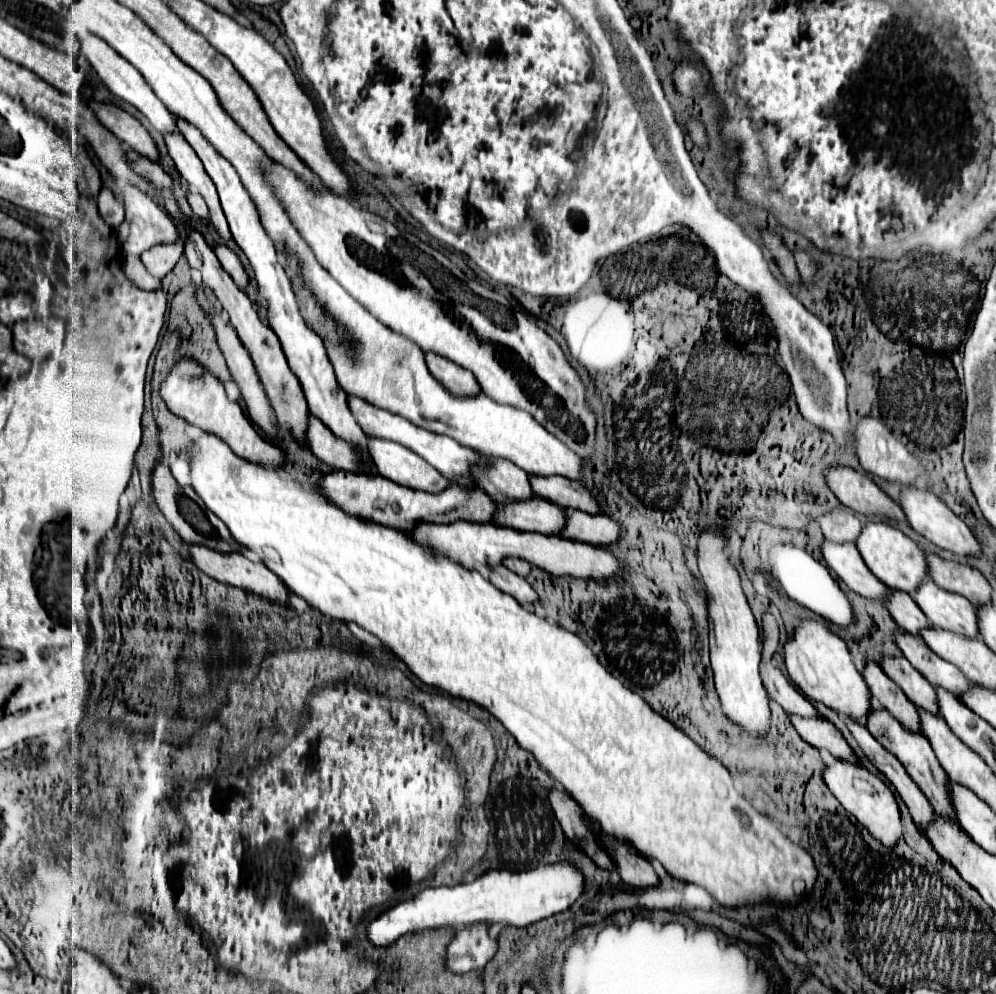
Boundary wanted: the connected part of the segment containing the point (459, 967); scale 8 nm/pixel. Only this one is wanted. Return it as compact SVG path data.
M471 928L471 932L453 932L453 938L445 950L445 968L451 974L481 972L485 964L495 956L495 950L497 950L497 940L489 934L489 928Z

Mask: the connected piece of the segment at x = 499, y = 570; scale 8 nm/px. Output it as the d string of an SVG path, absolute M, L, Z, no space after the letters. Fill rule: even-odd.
M501 564L493 570L493 574L489 574L489 580L501 590L501 592L507 592L511 594L519 604L537 604L539 602L539 596L537 592L533 590L533 586L519 574L503 568Z

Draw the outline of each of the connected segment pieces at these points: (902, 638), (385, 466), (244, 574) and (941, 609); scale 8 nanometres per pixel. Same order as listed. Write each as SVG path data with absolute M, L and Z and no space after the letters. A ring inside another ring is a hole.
M895 630L893 632L895 642L899 646L899 650L903 652L903 656L931 682L931 684L939 684L943 688L947 688L949 692L955 694L955 688L963 688L963 684L967 684L967 678L959 672L957 666L953 666L951 662L943 660L941 656L937 656L917 634L905 632L905 630Z
M369 438L369 452L375 460L377 472L397 484L407 484L409 488L419 488L431 494L449 486L447 478L443 478L427 460L399 442Z
M183 542L183 552L181 554L185 558L189 558L201 572L205 572L207 576L211 576L211 578L215 578L223 584L231 584L231 586L255 592L259 596L265 596L273 602L287 604L287 588L283 586L283 582L271 570L267 570L261 562L247 558L243 552L219 552L219 550L213 550L209 546L203 546L203 544Z
M925 580L913 592L913 600L931 624L963 636L979 636L975 628L975 610L965 596L943 590L933 580Z

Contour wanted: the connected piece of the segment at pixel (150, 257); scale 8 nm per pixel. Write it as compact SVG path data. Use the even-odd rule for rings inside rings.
M155 244L141 254L141 262L151 276L161 280L169 270L173 270L181 256L181 244Z

